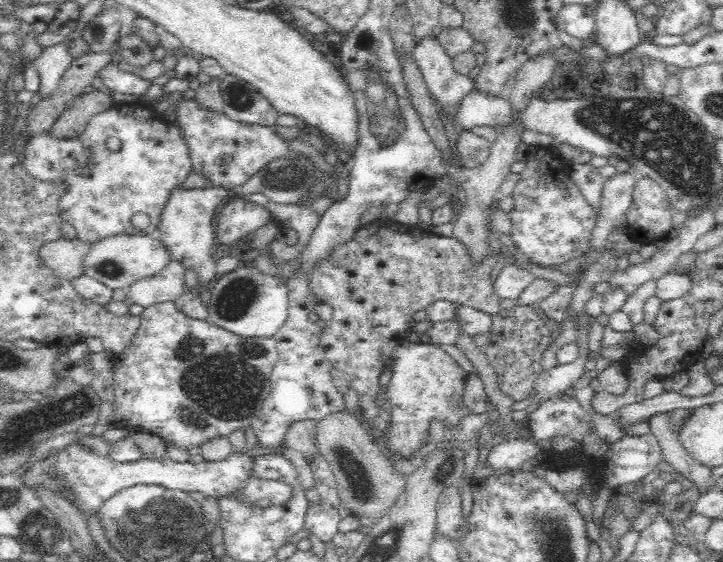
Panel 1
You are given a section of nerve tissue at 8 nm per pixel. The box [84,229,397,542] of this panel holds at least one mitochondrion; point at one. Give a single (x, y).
(226, 384)

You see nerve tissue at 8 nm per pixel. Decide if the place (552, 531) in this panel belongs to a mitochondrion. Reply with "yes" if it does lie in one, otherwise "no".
yes

